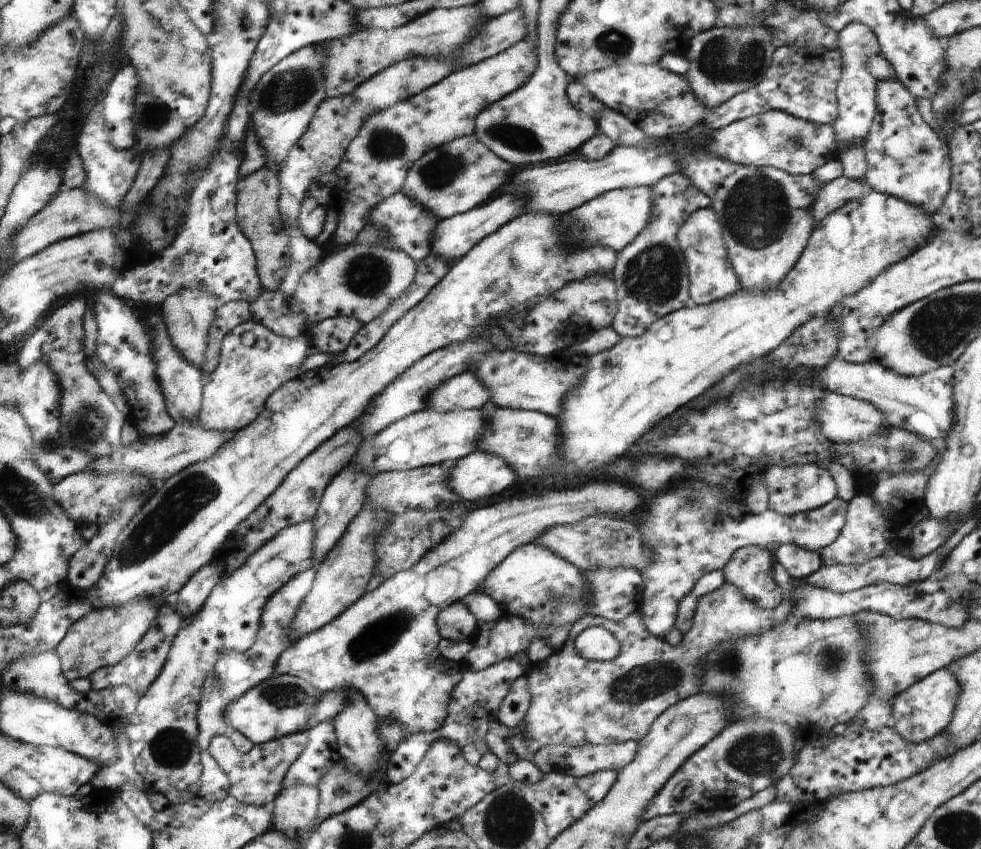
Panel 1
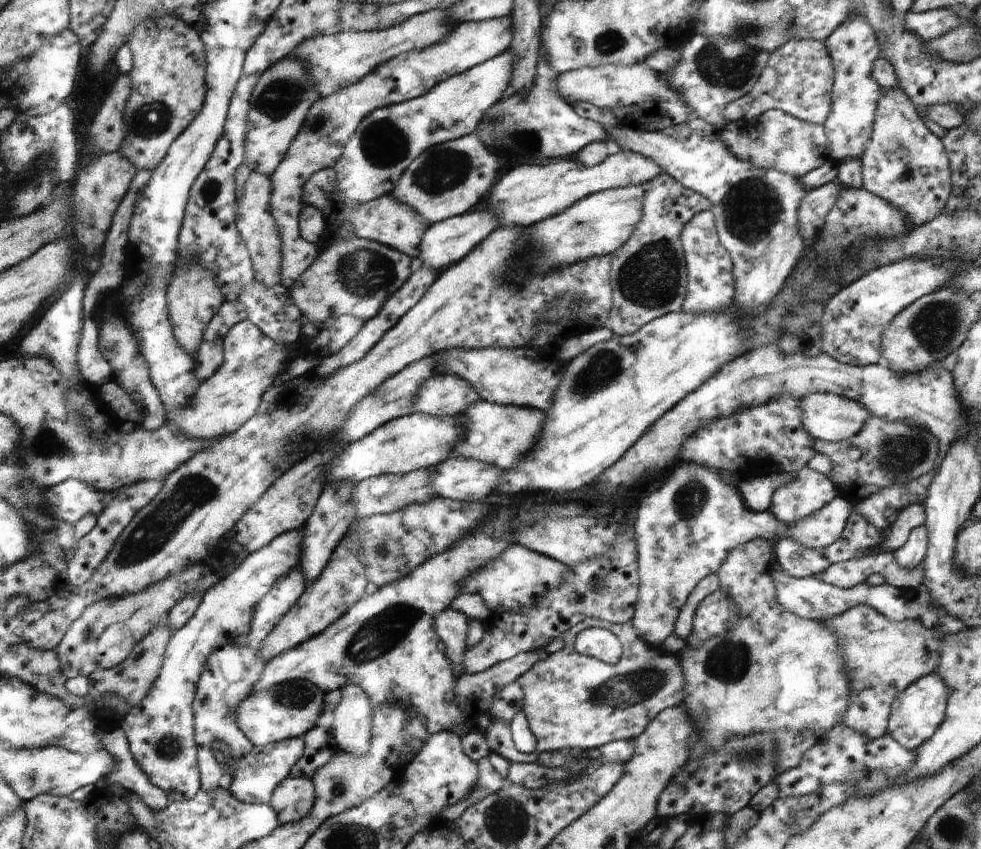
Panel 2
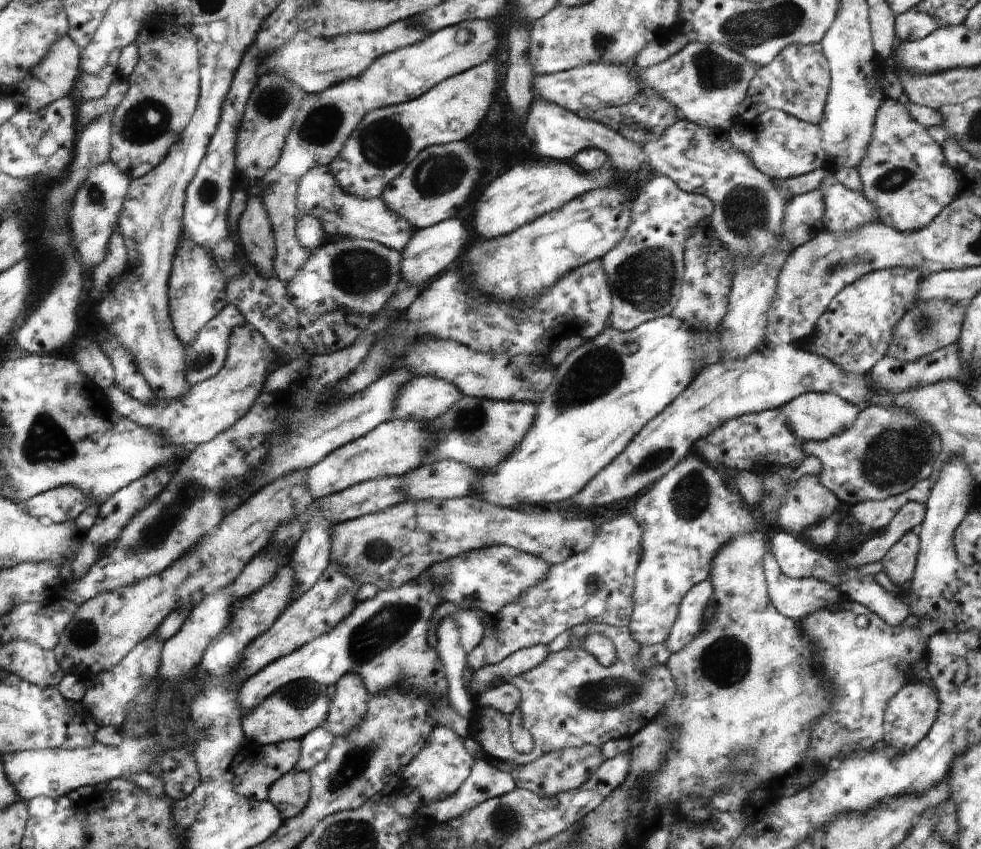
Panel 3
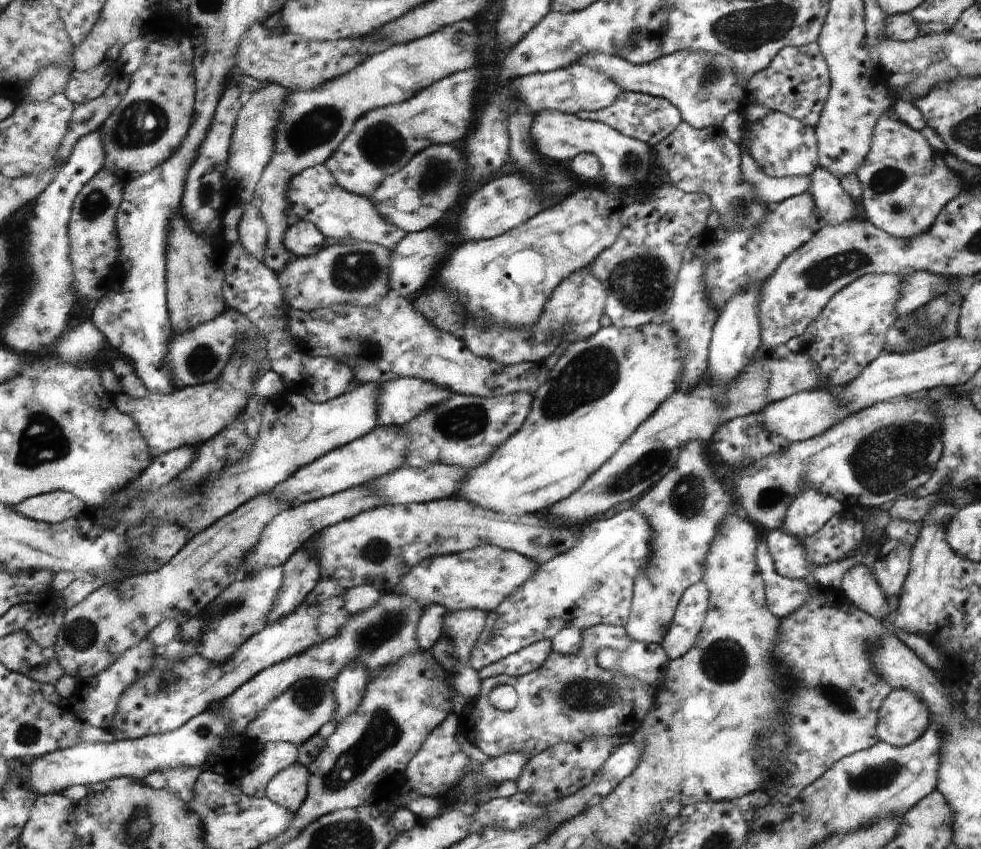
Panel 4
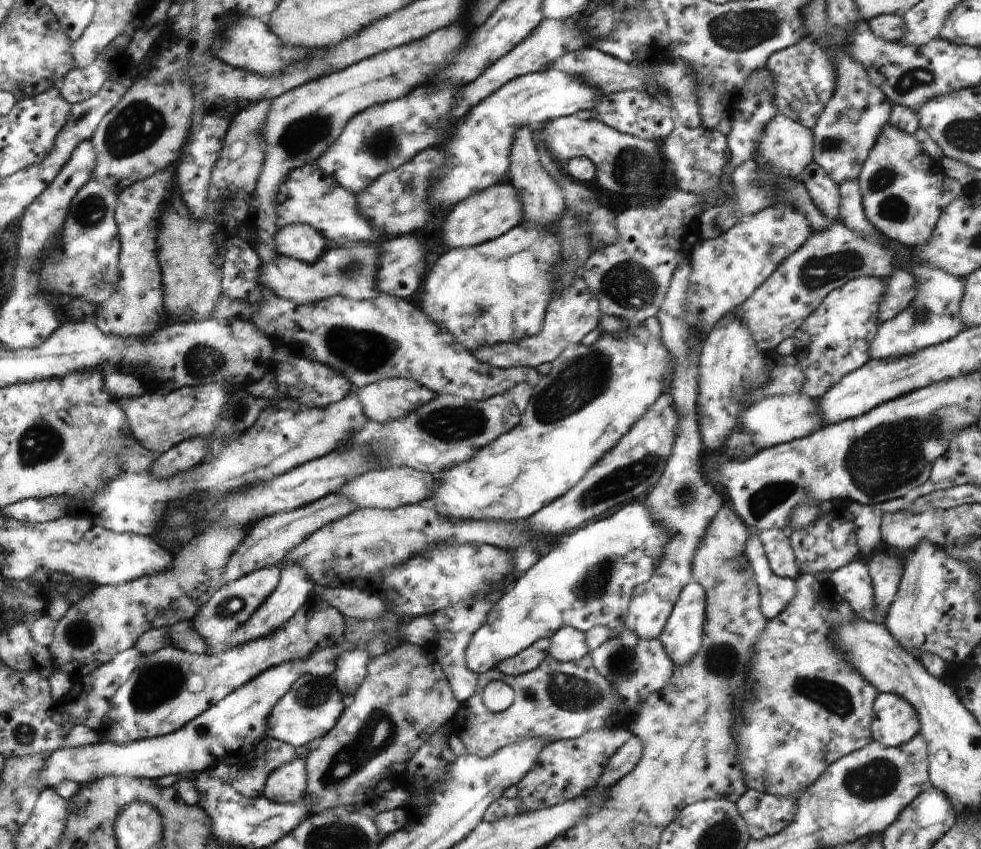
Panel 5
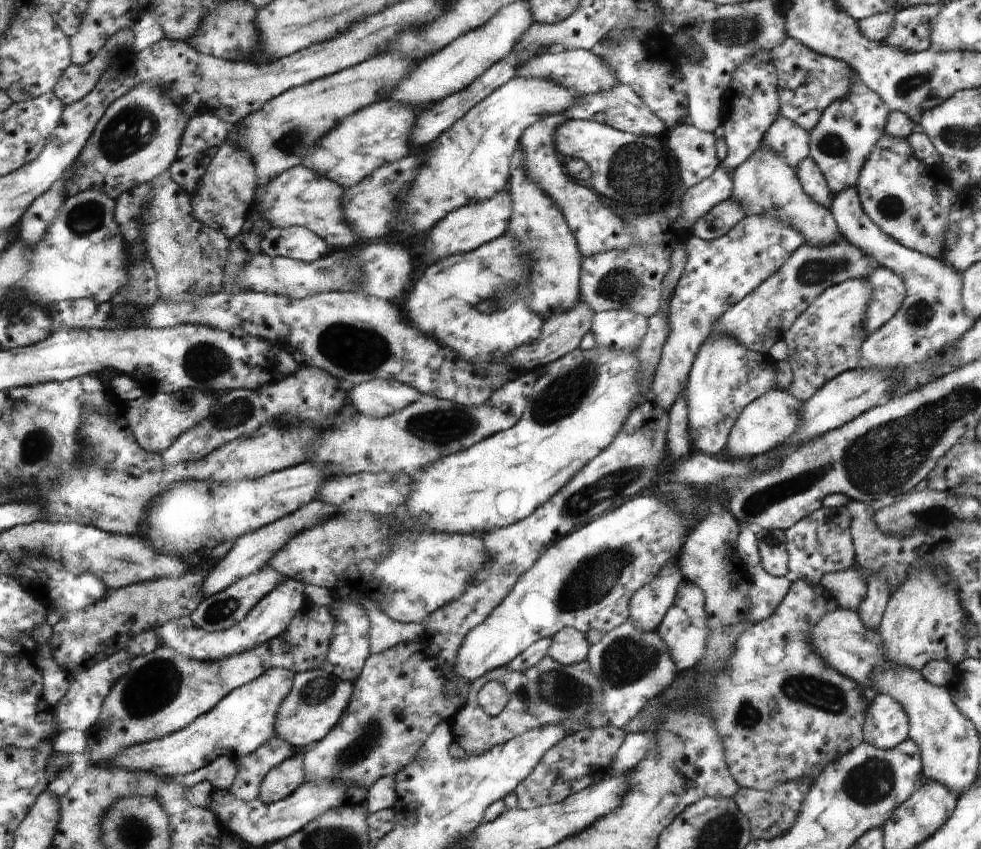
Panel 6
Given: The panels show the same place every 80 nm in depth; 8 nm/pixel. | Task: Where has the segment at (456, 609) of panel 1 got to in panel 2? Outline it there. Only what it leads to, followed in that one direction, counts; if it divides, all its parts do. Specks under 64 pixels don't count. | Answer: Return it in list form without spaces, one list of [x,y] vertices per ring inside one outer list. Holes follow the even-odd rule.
[[[454,607],[444,610],[436,618],[436,629],[438,638],[446,644],[446,656],[455,666],[455,674],[462,674],[464,670],[464,656],[468,647],[466,646],[466,632],[468,632],[469,618]]]

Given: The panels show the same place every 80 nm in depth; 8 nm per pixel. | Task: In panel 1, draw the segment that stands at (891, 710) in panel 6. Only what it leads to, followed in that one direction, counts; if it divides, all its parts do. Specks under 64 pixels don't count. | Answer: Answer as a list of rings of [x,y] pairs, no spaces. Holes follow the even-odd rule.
[[[948,667],[938,669],[895,696],[892,727],[903,739],[913,743],[930,740],[933,736],[944,732],[951,723],[960,693],[961,684],[956,675]]]

